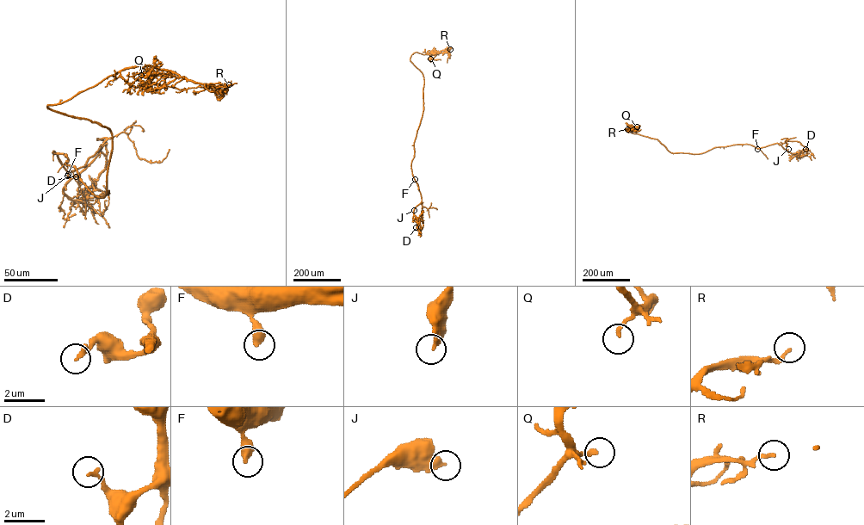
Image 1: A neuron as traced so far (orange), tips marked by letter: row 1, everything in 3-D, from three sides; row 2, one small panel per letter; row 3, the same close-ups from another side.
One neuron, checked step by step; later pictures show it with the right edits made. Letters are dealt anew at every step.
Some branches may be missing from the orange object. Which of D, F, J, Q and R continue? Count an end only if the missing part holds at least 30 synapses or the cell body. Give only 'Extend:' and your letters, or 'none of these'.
Extend: none of these

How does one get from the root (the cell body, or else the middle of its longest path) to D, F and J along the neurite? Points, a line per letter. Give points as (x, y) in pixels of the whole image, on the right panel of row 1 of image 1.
D: (700, 153), (716, 147), (743, 144), (760, 148), (778, 143), (794, 155), (805, 149)
F: (700, 153), (714, 147), (737, 145), (750, 145), (757, 149)
J: (700, 153), (714, 147), (737, 145), (760, 148), (778, 143), (788, 149)

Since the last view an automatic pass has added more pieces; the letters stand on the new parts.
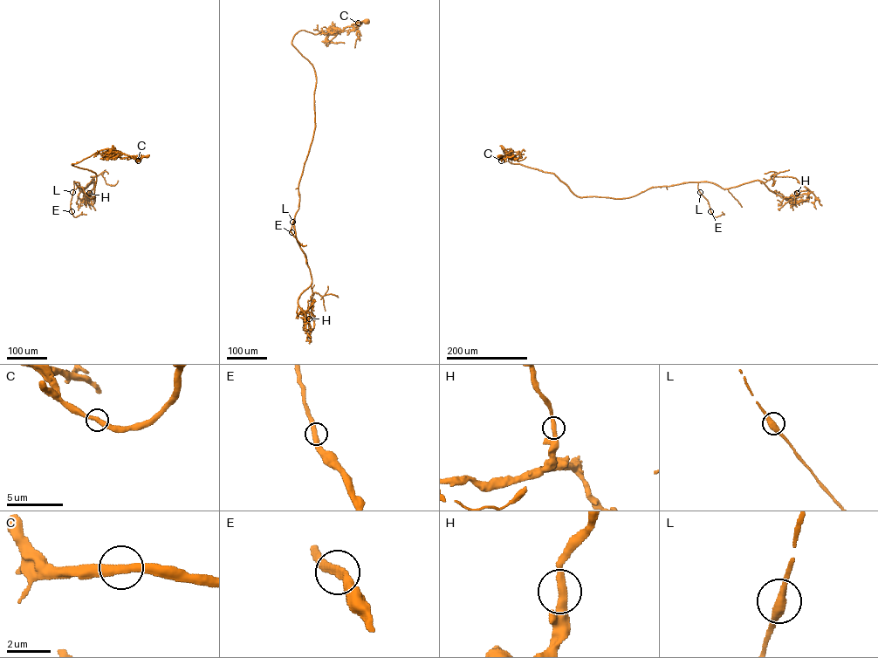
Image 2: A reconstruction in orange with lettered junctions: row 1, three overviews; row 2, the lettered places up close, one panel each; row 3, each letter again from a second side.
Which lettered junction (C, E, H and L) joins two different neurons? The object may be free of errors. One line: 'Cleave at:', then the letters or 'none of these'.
Cleave at: none of these

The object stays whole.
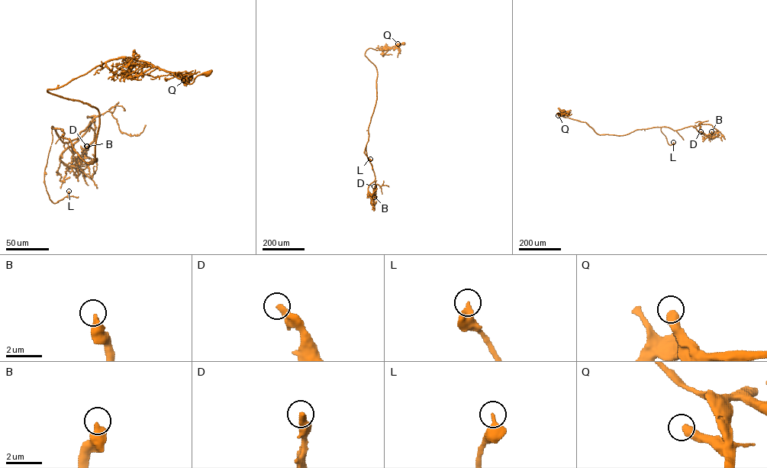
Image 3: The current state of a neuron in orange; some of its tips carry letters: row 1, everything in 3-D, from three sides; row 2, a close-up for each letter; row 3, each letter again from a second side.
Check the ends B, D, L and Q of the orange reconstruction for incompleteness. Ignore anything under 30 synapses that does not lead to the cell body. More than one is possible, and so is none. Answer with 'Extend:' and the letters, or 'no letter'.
Extend: no letter

